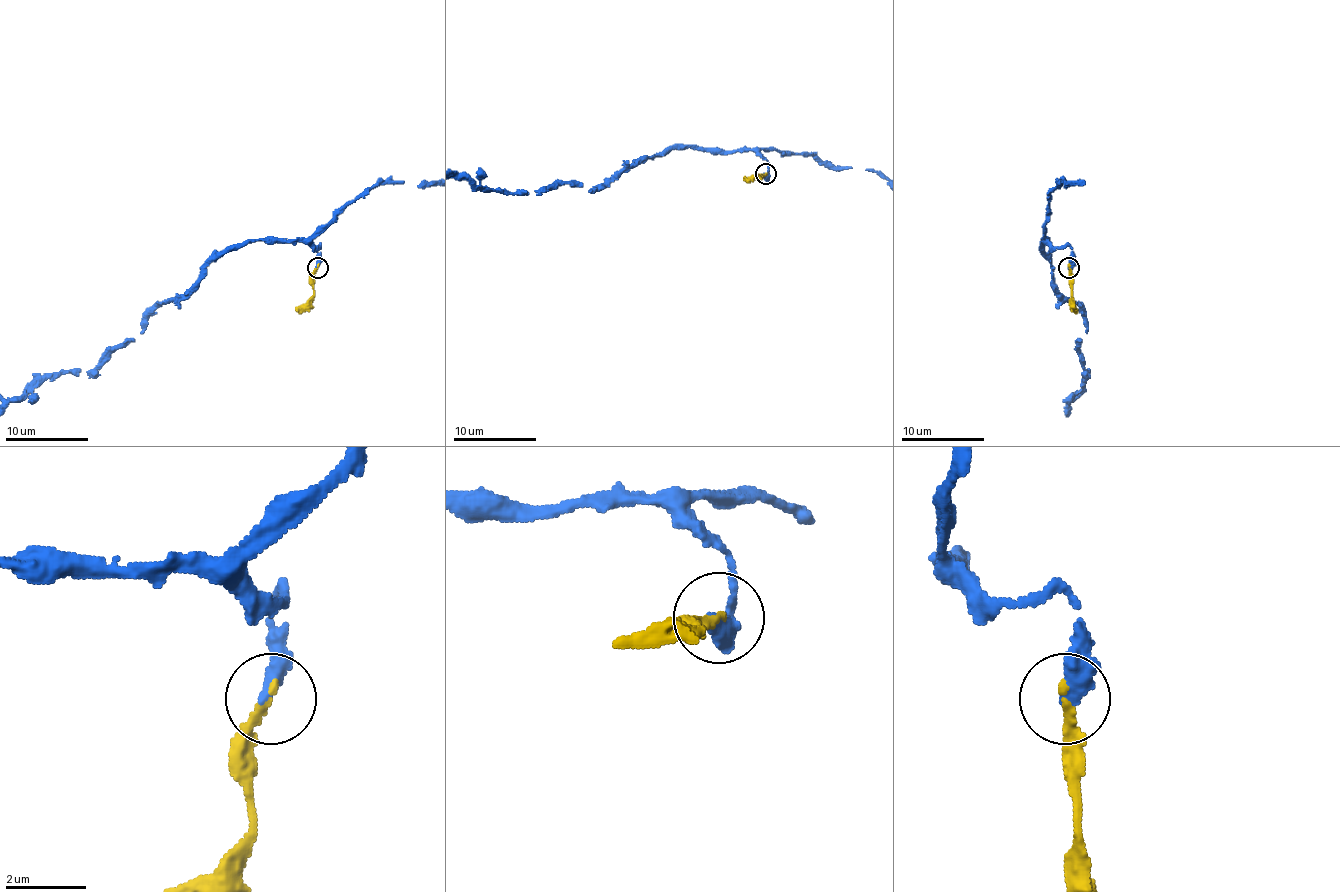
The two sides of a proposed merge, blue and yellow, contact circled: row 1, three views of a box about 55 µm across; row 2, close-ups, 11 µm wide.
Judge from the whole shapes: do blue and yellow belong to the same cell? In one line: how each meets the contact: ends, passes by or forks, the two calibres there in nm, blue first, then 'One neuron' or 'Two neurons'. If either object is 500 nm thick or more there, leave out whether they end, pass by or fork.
At the ring blue ends. At the ring yellow ends. Thickness 480 nm (blue) against 200 nm. One neuron

